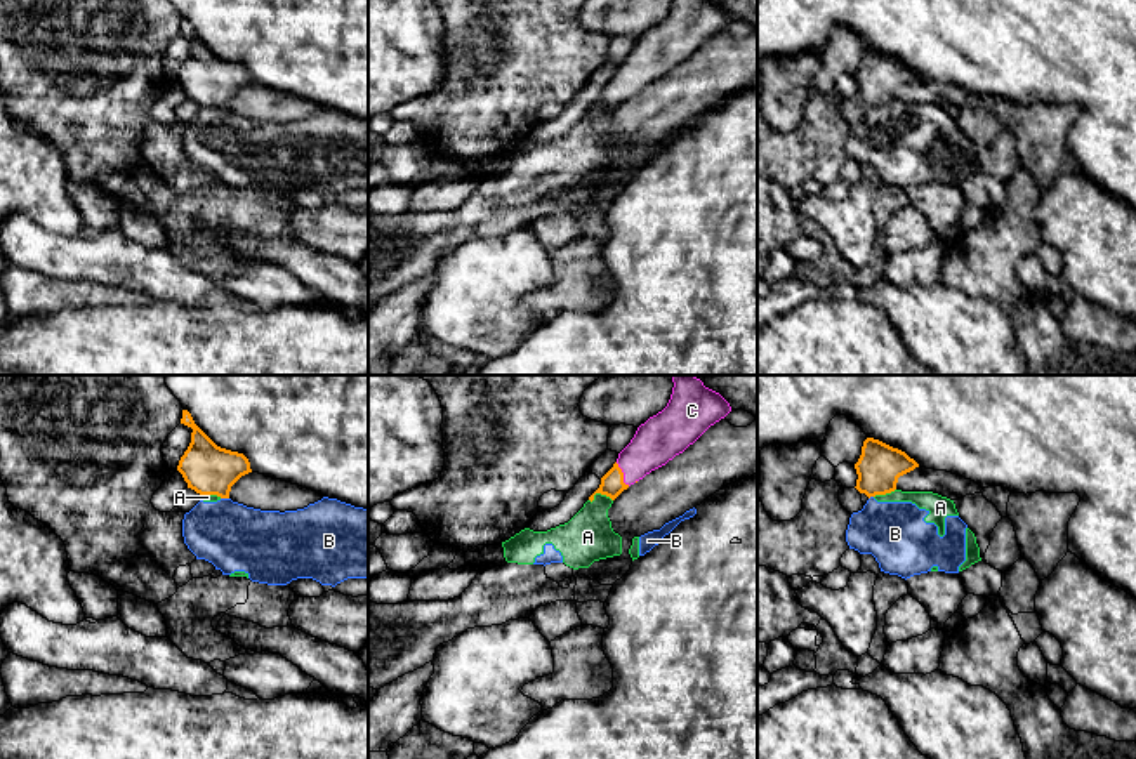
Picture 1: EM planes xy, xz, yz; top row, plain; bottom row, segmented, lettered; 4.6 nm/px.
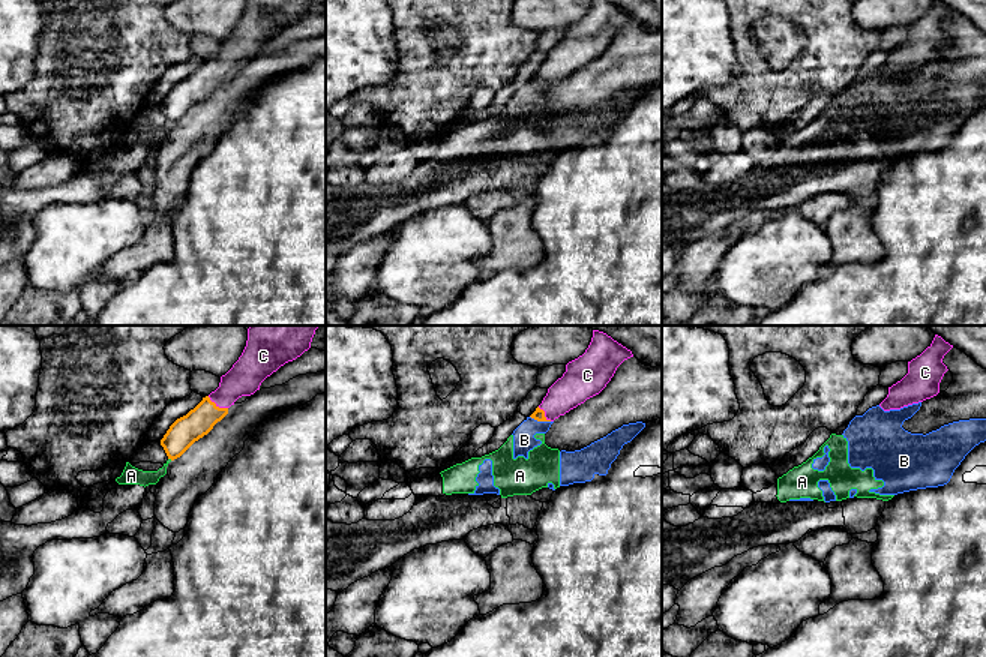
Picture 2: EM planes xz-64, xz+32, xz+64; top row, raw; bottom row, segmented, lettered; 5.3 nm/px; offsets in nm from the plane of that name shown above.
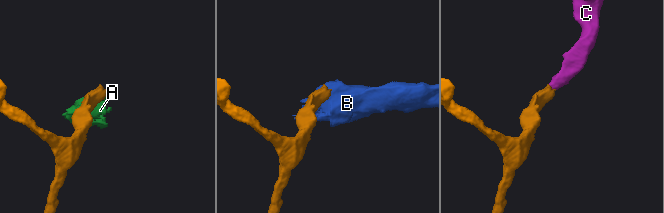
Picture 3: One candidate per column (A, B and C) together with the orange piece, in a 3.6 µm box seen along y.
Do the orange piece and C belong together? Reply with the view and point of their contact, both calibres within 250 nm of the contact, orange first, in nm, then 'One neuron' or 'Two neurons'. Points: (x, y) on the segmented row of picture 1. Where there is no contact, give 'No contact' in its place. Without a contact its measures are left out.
Touches orange at xz (622, 475). Thickness 110 nm (orange) against 220 nm. One neuron

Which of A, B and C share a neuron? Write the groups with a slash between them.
A B / C

